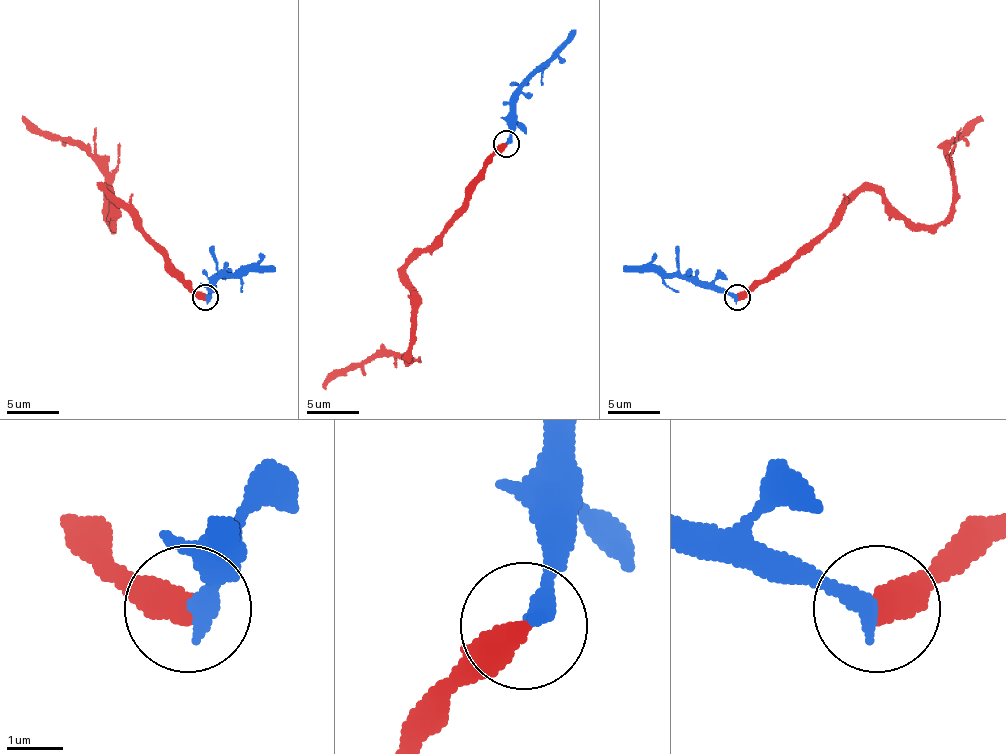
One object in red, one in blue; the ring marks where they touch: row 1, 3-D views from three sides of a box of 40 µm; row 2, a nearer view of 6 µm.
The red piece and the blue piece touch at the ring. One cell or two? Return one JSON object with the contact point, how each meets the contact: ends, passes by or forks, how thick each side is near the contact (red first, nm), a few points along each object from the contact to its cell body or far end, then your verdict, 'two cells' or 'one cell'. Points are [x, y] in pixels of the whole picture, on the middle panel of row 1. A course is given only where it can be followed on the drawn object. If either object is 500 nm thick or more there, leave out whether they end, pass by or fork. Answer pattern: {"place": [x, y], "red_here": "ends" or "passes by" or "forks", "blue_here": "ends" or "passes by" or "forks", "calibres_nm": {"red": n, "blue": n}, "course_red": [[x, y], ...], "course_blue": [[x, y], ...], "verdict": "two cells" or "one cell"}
{"place": [506, 143], "calibres_nm": {"red": 500, "blue": 360}, "course_red": [[507, 144], [491, 157], [467, 207], [405, 270], [412, 296], [407, 359], [384, 353], [344, 366], [326, 390]], "course_blue": [[507, 144], [512, 102], [520, 87], [574, 29]], "verdict": "two cells"}

